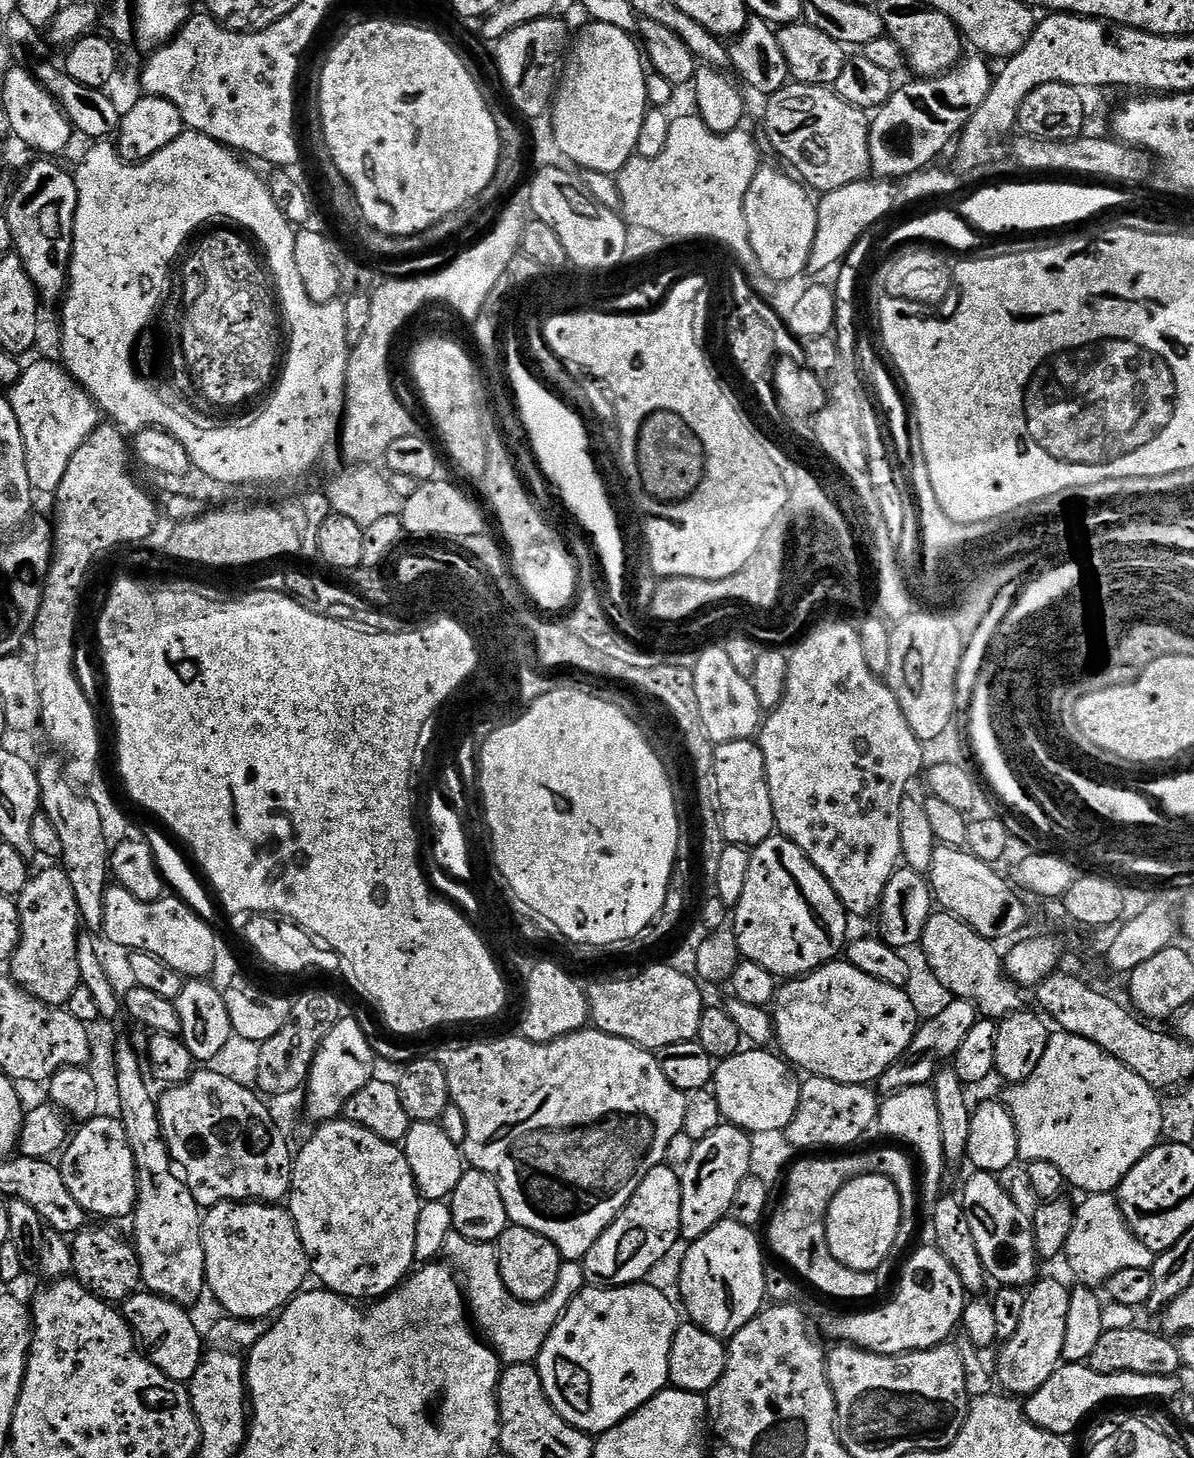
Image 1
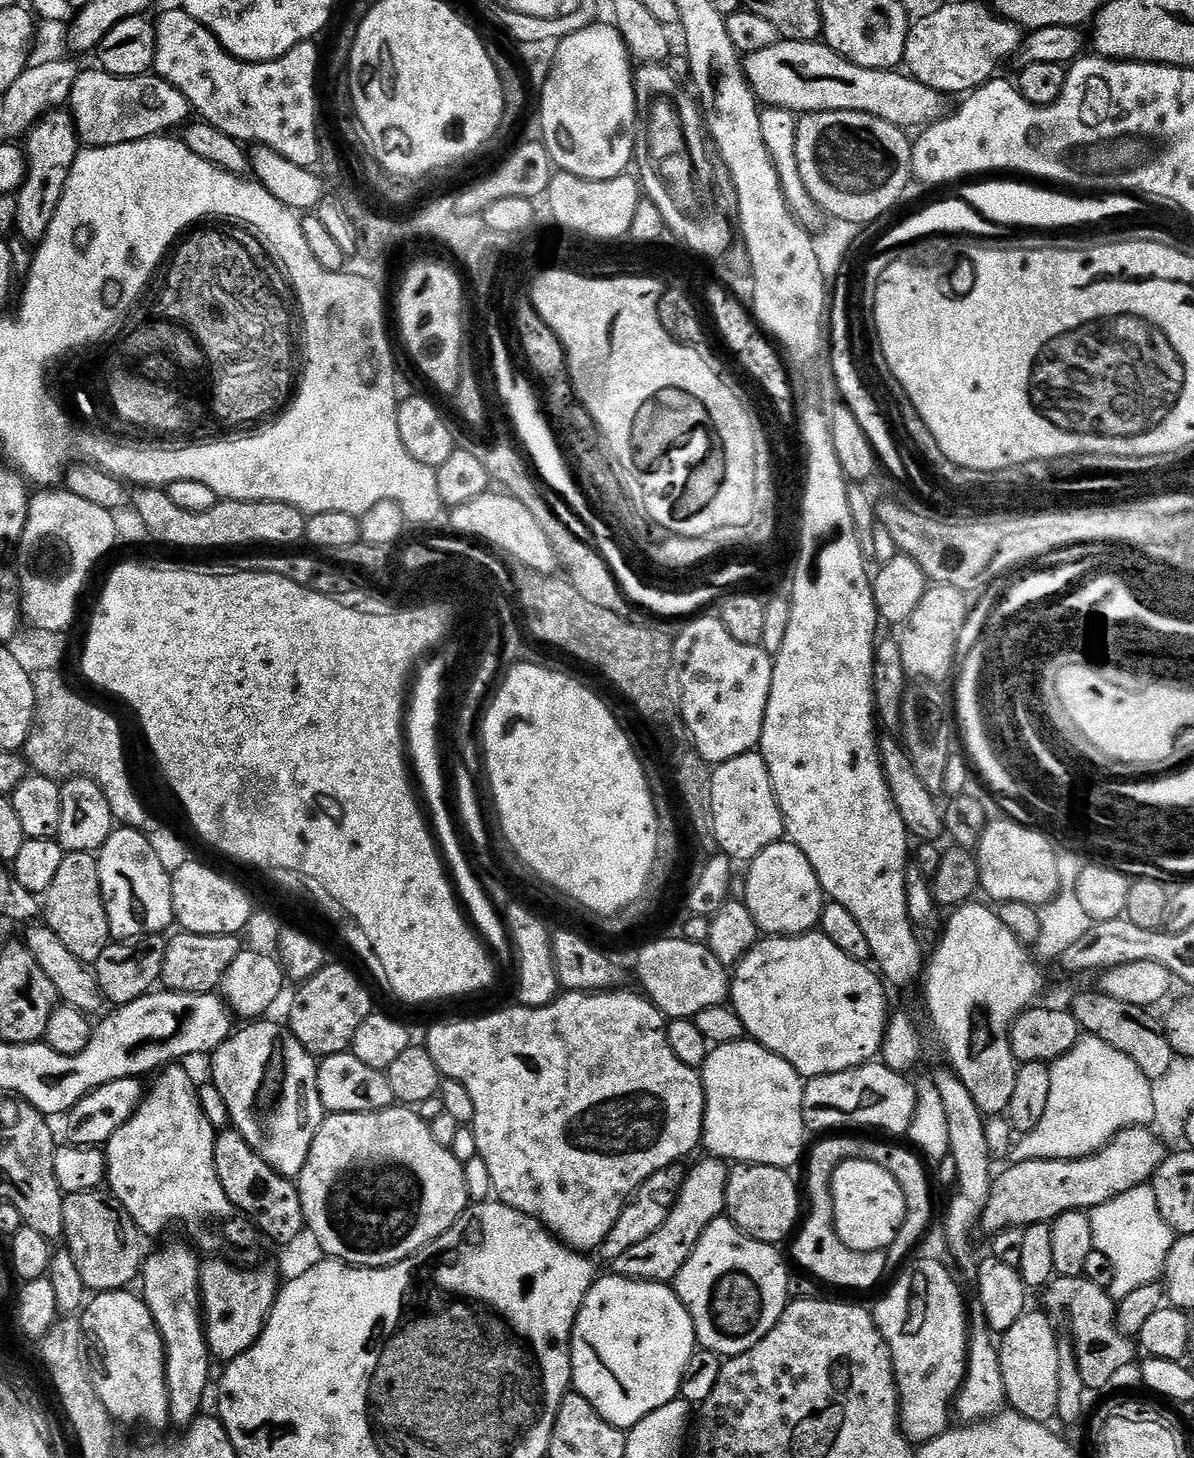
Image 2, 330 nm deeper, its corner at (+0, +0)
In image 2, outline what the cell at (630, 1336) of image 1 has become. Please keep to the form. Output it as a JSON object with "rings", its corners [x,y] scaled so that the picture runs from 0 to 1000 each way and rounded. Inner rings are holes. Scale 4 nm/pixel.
{"rings":[[[515,874],[503,874],[491,888],[479,910],[479,952],[508,975],[515,979],[528,981],[541,970],[558,964],[570,956],[575,934],[583,927],[581,907],[559,881],[547,881],[545,878],[525,878]]]}

